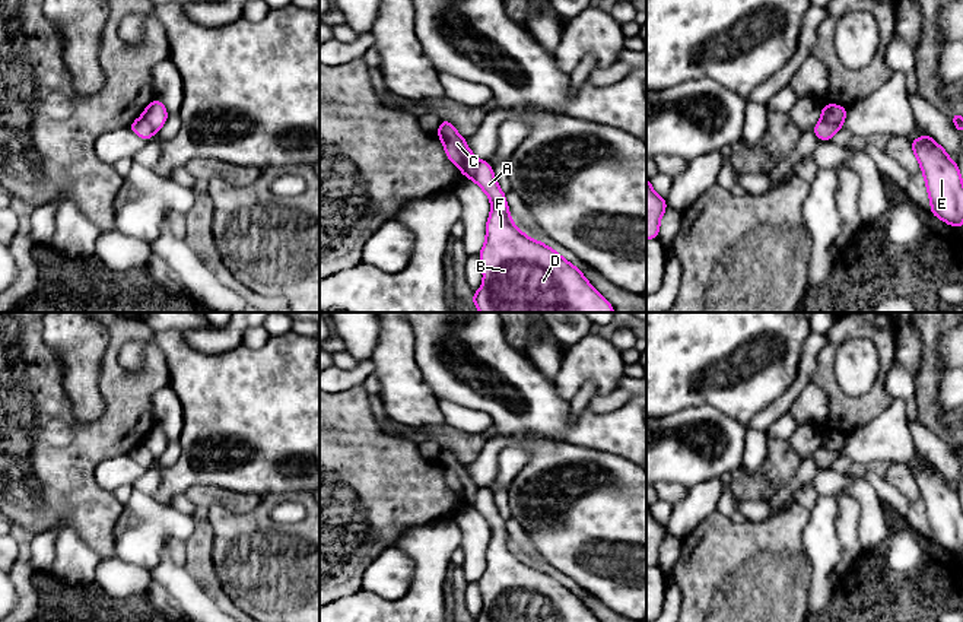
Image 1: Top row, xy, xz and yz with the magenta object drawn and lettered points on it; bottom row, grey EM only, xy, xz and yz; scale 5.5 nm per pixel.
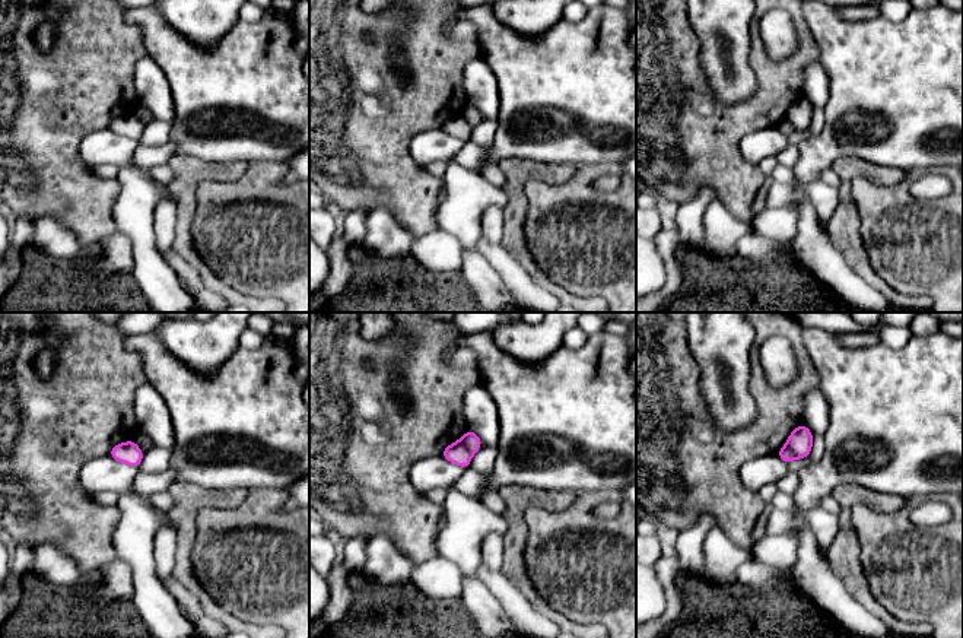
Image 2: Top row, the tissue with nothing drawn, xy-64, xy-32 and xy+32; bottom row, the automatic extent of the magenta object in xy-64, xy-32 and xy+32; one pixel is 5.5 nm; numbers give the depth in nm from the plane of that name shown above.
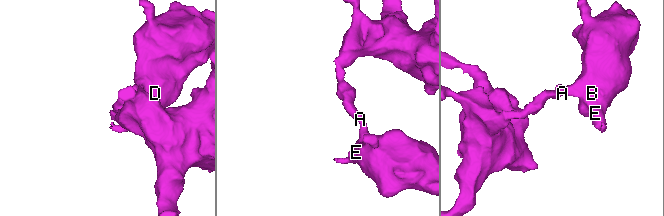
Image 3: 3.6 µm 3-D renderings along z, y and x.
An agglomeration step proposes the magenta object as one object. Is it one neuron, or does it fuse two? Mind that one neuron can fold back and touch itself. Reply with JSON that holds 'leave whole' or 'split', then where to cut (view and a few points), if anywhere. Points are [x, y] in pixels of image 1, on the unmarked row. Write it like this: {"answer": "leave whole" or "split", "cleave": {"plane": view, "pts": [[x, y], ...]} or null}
{"answer": "split", "cleave": {"plane": "xz", "pts": [[480, 488], [472, 505]]}}

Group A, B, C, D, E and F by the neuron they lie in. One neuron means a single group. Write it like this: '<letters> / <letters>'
A B D E F / C

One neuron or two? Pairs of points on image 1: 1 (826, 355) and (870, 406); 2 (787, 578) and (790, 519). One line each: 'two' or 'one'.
1: one
2: one

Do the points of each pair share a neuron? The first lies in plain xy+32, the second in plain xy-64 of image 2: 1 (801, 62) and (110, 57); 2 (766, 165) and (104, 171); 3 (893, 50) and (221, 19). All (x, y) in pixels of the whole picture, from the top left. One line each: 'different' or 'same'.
1: same
2: same
3: different

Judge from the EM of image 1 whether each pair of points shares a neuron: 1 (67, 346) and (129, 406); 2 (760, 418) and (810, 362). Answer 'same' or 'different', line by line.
1: different
2: same

